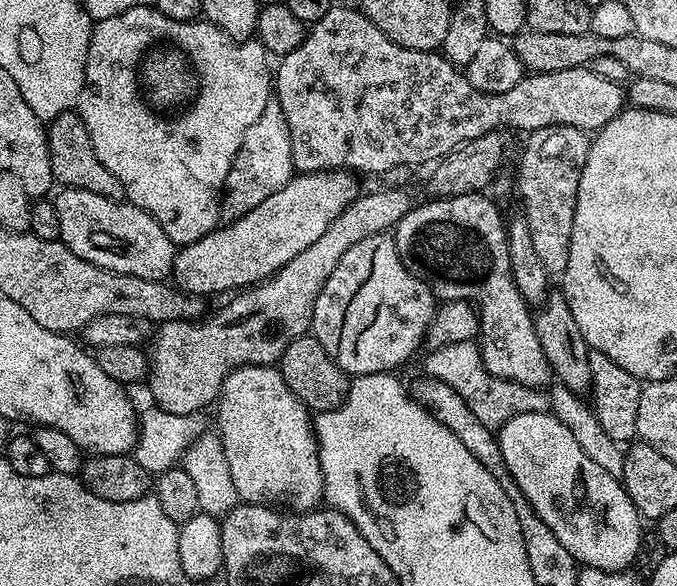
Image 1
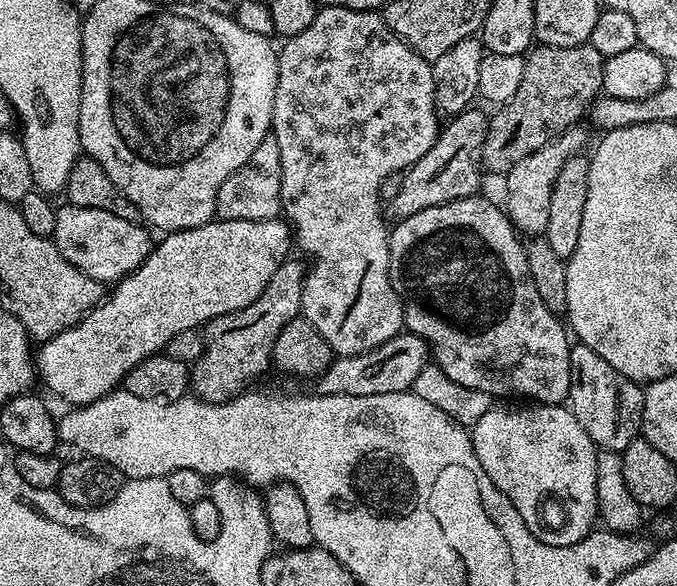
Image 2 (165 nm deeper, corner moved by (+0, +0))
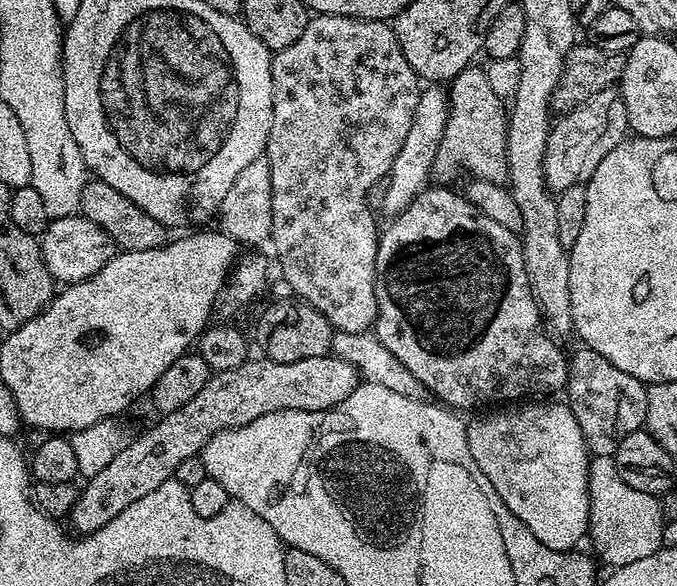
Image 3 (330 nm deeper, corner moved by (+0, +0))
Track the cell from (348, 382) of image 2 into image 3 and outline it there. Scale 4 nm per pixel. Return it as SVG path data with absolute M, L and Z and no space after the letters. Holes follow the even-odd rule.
M331 354L302 358L302 362L259 359L250 358L234 370L209 375L206 386L202 386L182 410L163 413L153 428L146 429L141 436L133 435L127 446L103 470L87 477L85 484L88 485L79 489L70 513L71 531L76 534L97 532L110 522L110 518L118 518L126 506L158 490L162 482L173 479L184 459L201 455L206 442L210 442L214 434L227 428L246 426L254 422L254 418L278 410L321 412L333 408L338 402L346 402L346 398L350 398L362 383L358 370L350 366L350 362Z

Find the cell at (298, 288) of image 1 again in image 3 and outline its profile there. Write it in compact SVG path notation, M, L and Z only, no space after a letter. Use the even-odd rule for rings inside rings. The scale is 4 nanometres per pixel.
M478 66L464 68L450 82L448 93L448 121L438 154L434 158L432 176L441 185L453 182L456 171L465 168L469 177L494 182L504 186L508 184L508 114L505 101L494 94L490 87L490 78L486 78L484 68Z

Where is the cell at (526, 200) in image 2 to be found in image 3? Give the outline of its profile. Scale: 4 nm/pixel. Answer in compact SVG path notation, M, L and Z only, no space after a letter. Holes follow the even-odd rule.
M613 86L594 94L582 106L563 113L553 123L546 142L544 155L544 181L553 194L566 192L568 187L587 185L598 170L598 162L614 150L629 135L626 102L622 102L619 87Z

